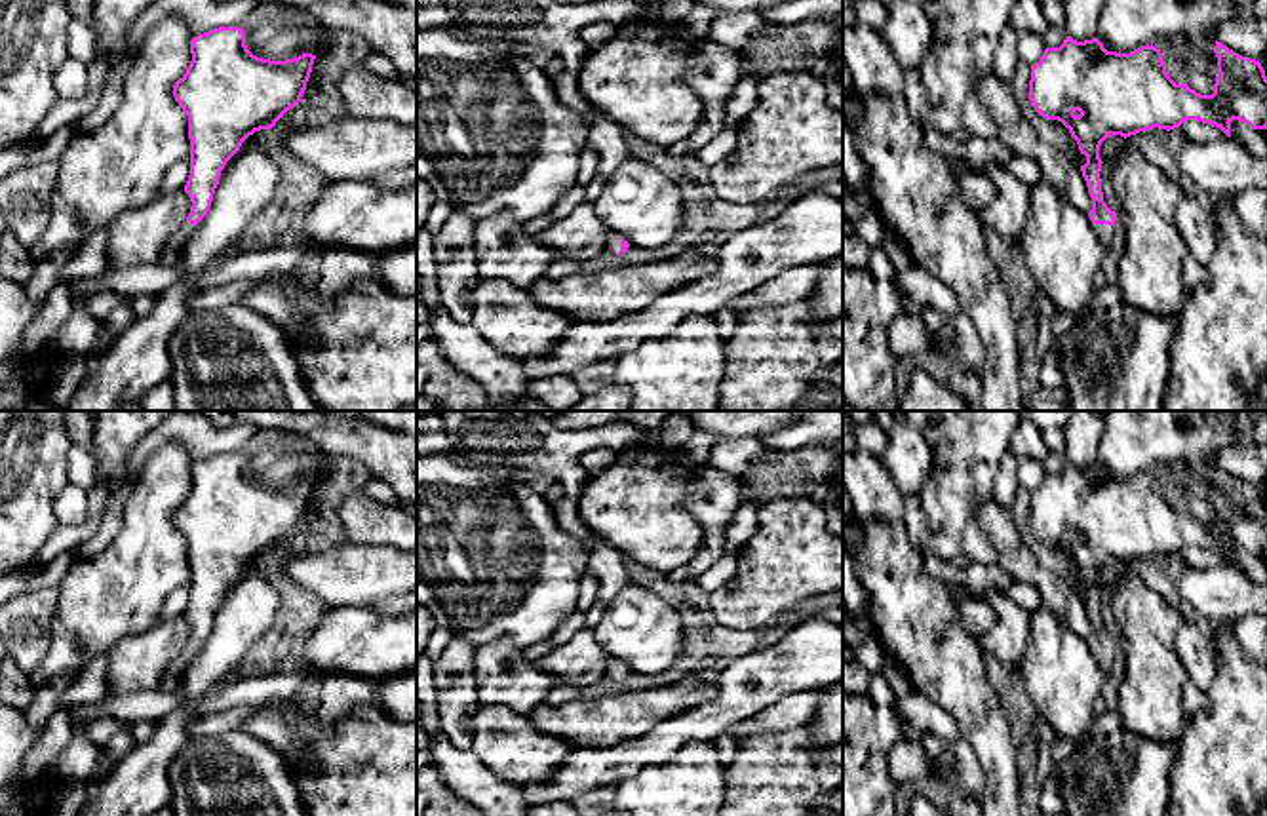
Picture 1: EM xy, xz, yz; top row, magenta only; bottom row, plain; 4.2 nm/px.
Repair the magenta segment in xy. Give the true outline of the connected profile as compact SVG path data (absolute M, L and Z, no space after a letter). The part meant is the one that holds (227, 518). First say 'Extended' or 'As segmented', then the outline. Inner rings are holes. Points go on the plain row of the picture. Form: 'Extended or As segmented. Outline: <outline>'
Extended. Outline: M219 453L190 466L192 487L175 508L173 523L188 542L190 601L185 618L192 633L179 658L166 671L160 690L173 692L194 652L207 641L221 597L242 569L261 555L276 552L283 540L301 529L316 481L270 487L253 481L240 453Z

